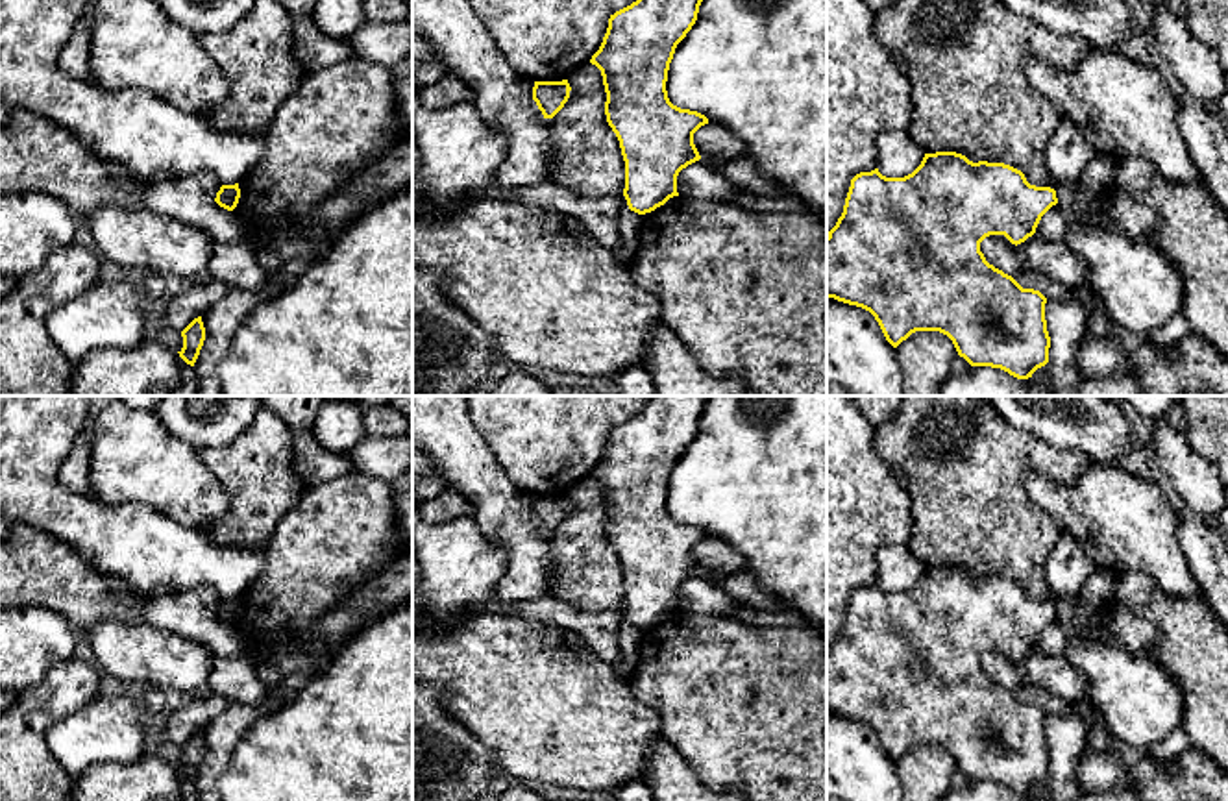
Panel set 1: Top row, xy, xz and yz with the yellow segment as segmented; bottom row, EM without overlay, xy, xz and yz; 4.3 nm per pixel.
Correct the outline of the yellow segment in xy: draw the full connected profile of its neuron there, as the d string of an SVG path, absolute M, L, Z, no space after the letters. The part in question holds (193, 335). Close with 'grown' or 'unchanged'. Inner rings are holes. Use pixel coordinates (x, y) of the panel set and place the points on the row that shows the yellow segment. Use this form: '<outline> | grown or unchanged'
M202 316L194 318L181 331L181 337L183 337L183 348L178 353L187 364L194 366L205 340L205 327Z | unchanged

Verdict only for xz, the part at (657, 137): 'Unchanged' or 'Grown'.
Unchanged

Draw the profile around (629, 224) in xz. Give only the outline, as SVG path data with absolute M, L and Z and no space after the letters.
M588 61L566 80L571 87L570 98L551 118L551 181L583 198L614 198L620 203L621 246L612 253L629 266L638 248L642 215L631 211L623 196L625 161L620 141L607 122L601 70Z

